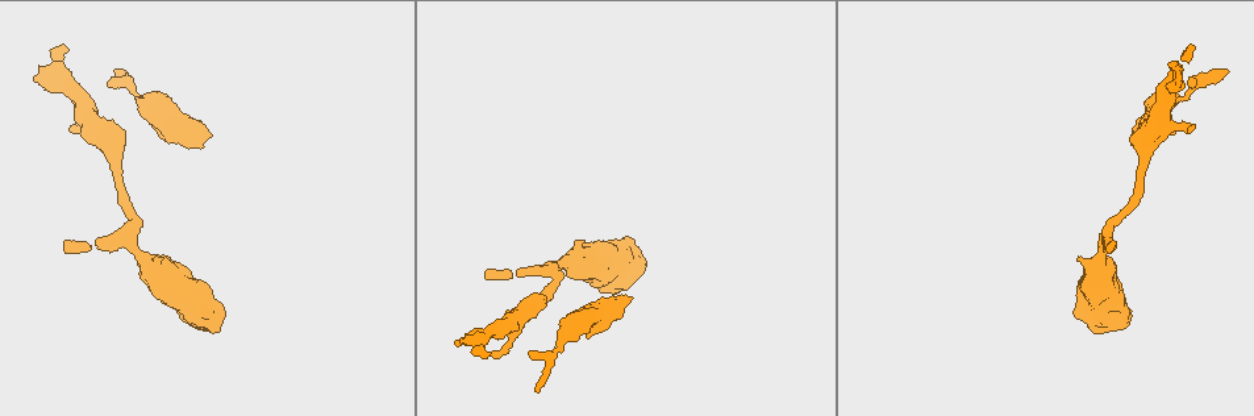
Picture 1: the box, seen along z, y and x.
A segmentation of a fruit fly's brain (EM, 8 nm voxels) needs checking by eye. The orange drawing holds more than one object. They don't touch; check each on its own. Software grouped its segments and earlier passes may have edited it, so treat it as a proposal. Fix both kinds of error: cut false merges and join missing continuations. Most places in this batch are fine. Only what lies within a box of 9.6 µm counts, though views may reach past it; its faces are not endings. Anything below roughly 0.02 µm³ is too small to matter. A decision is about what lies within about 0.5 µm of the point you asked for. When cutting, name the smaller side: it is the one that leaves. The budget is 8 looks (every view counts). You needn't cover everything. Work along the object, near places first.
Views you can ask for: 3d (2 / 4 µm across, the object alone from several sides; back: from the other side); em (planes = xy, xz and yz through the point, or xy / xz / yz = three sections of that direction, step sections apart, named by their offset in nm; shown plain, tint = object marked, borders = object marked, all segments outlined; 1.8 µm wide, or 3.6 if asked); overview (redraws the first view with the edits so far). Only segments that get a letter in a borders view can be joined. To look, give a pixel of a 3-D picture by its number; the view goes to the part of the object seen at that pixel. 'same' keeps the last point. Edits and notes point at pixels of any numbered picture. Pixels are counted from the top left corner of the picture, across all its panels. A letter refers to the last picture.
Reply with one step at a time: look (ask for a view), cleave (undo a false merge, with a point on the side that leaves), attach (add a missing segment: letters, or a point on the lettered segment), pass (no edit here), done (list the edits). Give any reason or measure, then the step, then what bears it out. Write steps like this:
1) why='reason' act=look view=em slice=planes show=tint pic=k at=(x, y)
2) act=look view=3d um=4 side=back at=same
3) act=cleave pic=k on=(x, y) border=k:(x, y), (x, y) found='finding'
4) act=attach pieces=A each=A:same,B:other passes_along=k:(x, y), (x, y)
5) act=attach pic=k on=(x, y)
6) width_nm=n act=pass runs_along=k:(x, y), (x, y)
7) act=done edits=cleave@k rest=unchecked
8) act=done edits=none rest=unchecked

why='an open end' act=look view=3d um=2 pic=1 at=(98, 243)

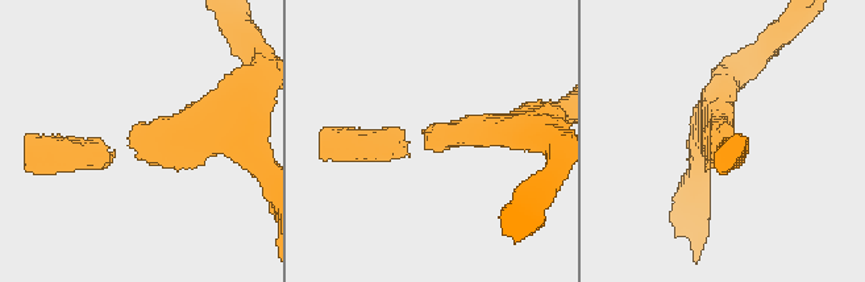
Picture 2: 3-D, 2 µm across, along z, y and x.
act=look view=em slice=planes show=borders pic=2 at=(132, 132)

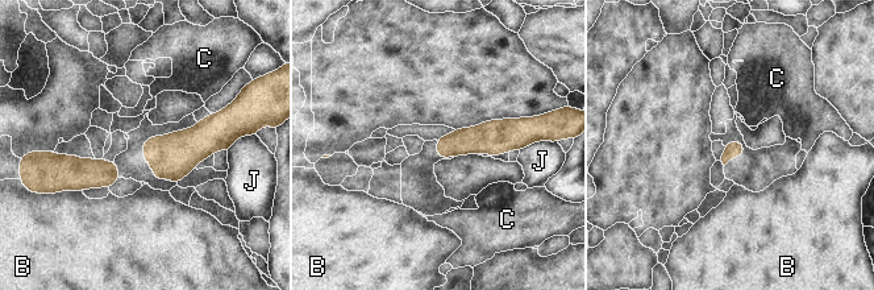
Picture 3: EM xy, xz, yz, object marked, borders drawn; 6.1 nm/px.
act=pass each=B:other,C:other,J:other border=3:(63, 190), (82, 191) found='none of them fits'

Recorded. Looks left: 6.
why='free end' act=look view=em slice=planes show=borders pic=1 at=(623, 299)

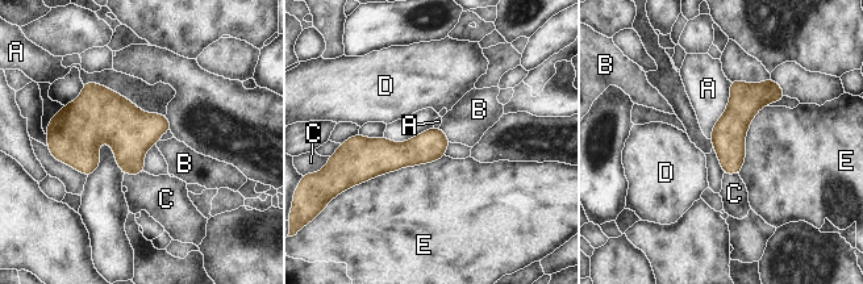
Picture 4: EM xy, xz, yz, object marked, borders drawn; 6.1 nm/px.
longest_contact=E:600nm act=pass each=A:other,B:other,C:other,D:other,E:other runs_along=4:(771, 83), (730, 129), (728, 171) found='no lettered segment goes on from it'

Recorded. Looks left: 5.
why='an open end' act=look view=3d um=4 pic=1 at=(536, 390)

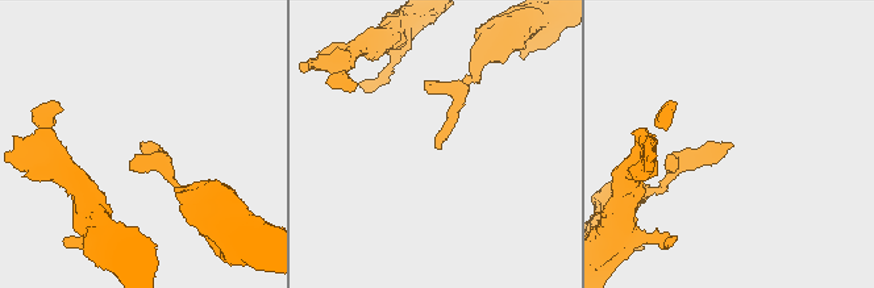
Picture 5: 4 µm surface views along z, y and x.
why='now the EM' act=look view=em um=3.6 slice=yz step=8 show=borders pic=5 at=(434, 142)

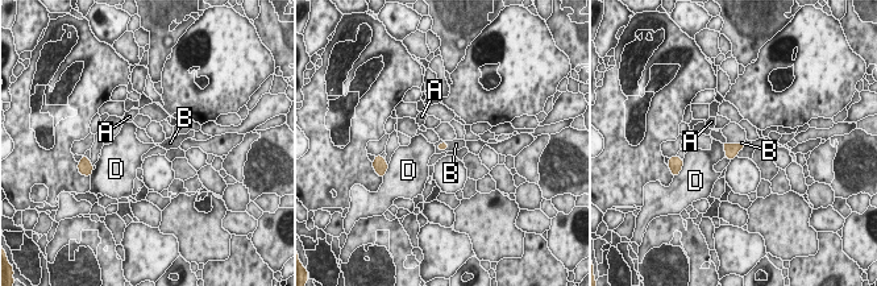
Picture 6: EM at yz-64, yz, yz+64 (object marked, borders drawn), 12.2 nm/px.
width_nm=100 act=attach pieces=B each=A:other,B:same,D:other passes_along=6:(443, 146), (443, 142), (456, 144) found='the neuron continues'

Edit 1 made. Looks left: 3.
act=look view=overview

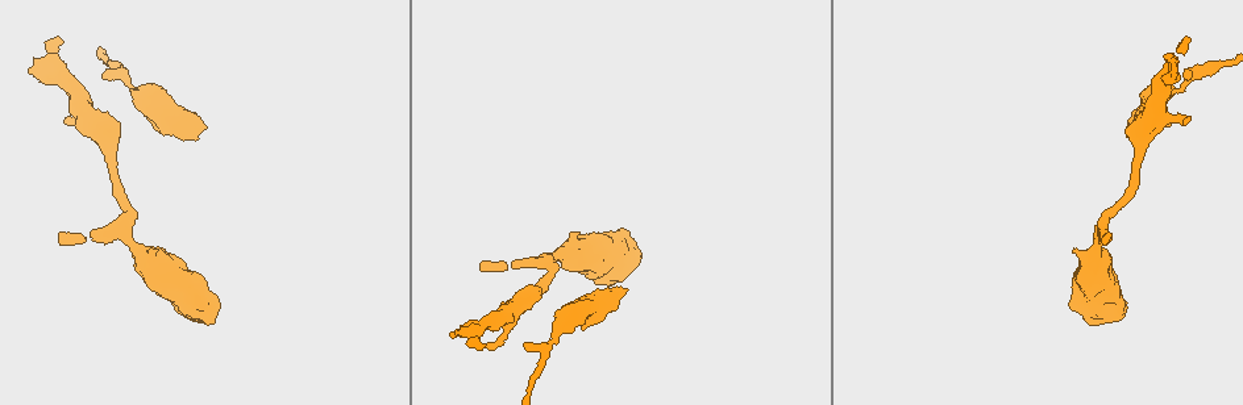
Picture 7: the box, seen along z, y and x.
why='an open end' act=look view=em slice=planes show=borders pic=7 at=(1124, 308)

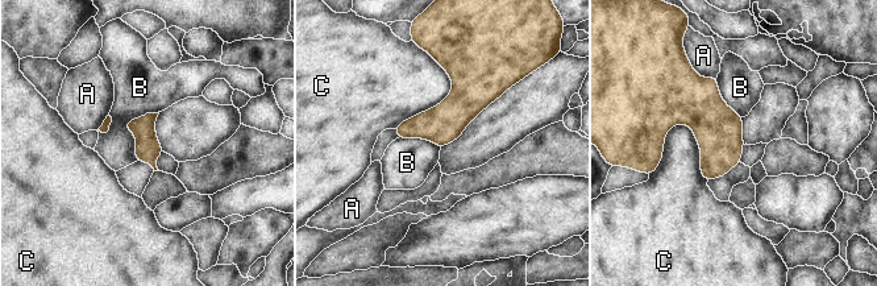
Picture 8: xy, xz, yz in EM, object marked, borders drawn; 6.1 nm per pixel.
act=pass each=A:other,B:other,C:other found='no lettered segment goes on from it'

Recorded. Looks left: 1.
act=done edits=attach@6 rest=unchecked

